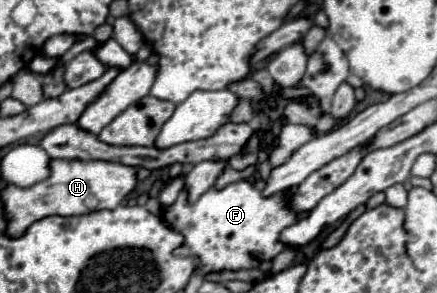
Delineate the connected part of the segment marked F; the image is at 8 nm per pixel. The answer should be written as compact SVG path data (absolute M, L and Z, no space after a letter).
M240 180L228 184L222 190L210 188L196 202L190 202L188 192L182 190L174 204L162 206L160 214L170 230L184 236L182 246L178 246L174 254L198 258L194 272L198 272L200 276L206 276L210 272L236 272L256 268L260 260L270 262L276 254L286 250L286 244L280 242L280 232L286 226L296 224L298 214L290 208L290 190L264 196L264 188L264 180Z

